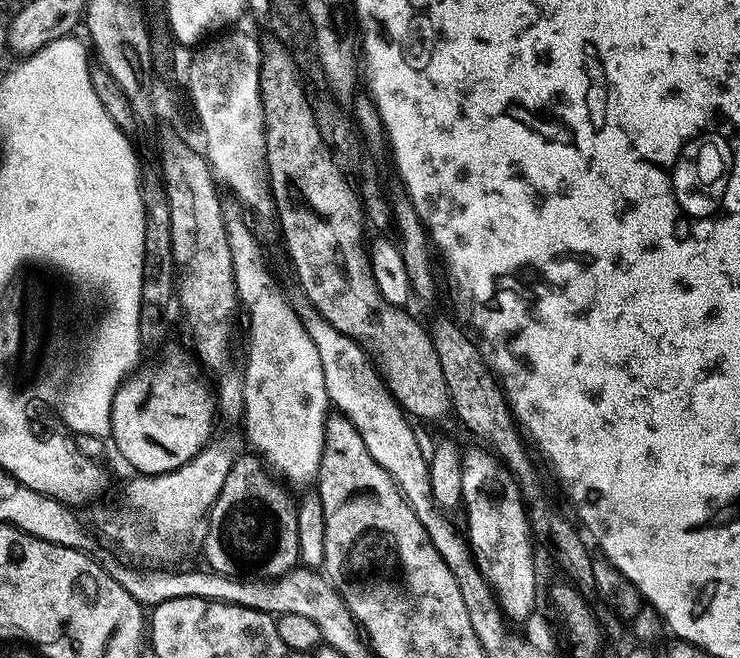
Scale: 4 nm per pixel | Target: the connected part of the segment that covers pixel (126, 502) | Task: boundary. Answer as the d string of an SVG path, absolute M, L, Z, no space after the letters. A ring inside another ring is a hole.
M217 442L209 443L197 456L190 458L181 468L173 472L162 472L156 475L136 474L133 480L124 488L120 496L120 505L117 508L104 508L100 512L100 528L125 552L133 556L133 561L144 566L172 566L180 556L188 535L196 528L196 523L207 517L212 504L222 490L222 482L226 482L226 474L230 474L233 452L223 448Z

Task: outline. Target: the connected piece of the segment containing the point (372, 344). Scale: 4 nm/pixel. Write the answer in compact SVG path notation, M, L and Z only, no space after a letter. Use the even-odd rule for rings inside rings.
M276 42L273 48L265 47L263 49L264 62L260 69L260 93L262 94L264 106L264 137L266 138L266 158L268 159L268 183L272 189L272 200L274 203L274 210L276 215L280 218L280 230L284 234L284 248L288 251L288 256L292 259L292 268L296 271L296 280L300 283L300 288L304 291L306 299L312 303L311 311L315 315L320 316L326 322L330 322L330 326L334 326L334 330L338 330L342 334L352 337L353 340L366 346L367 351L373 357L378 356L384 360L383 380L386 383L389 391L392 392L392 397L398 401L400 407L408 413L409 417L420 420L440 420L444 415L452 412L452 404L450 398L450 390L447 389L445 375L442 374L441 363L438 360L438 353L434 348L434 342L431 341L431 334L429 329L419 324L414 317L411 316L410 311L403 307L396 308L390 303L383 300L382 294L379 292L378 286L375 284L374 274L371 272L371 264L369 262L369 253L366 249L366 242L364 246L364 230L366 228L366 218L362 213L361 205L352 197L352 192L348 189L348 182L340 173L338 165L332 161L334 157L333 151L328 147L328 143L322 138L322 134L318 130L318 122L314 122L314 112L308 102L308 92L304 84L300 81L300 72L297 61L294 59L291 51L283 43Z

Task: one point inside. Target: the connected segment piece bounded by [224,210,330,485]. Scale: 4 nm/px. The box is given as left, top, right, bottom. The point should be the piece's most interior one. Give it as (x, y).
(286, 405)

